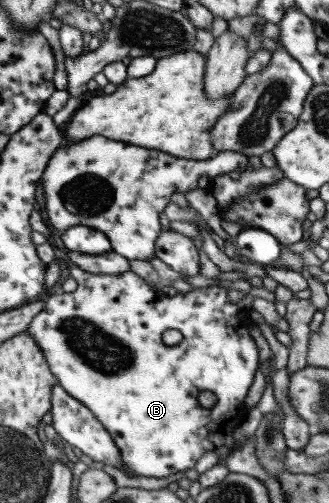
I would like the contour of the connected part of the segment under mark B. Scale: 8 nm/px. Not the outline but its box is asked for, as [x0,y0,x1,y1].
[26,261,260,478]

